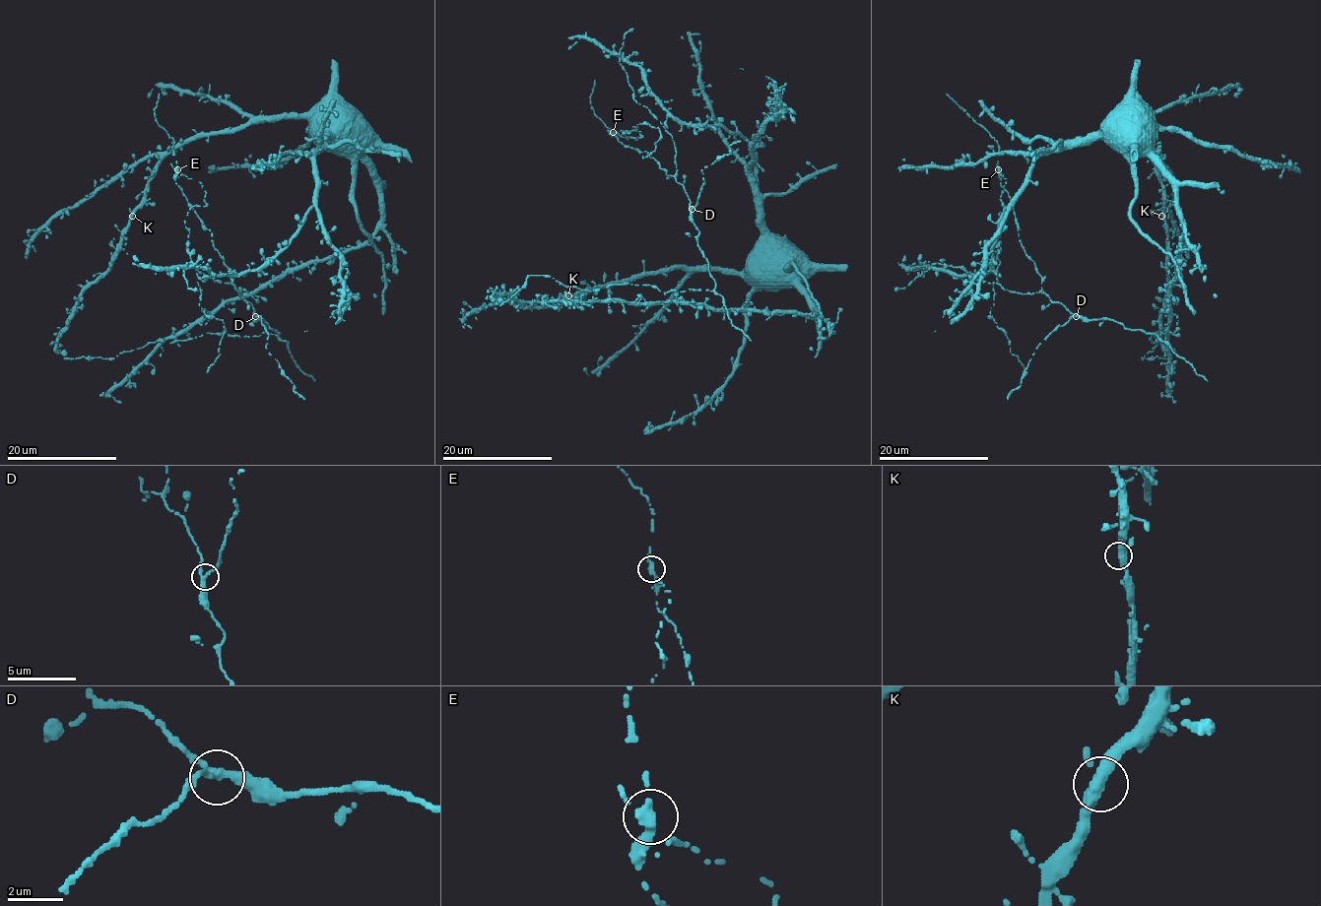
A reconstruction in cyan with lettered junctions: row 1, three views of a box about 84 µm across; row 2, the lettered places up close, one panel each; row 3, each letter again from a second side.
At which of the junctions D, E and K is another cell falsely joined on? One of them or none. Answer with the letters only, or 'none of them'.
E

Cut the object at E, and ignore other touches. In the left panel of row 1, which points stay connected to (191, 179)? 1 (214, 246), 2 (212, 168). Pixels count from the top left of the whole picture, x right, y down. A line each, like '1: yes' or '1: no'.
1: no
2: no

